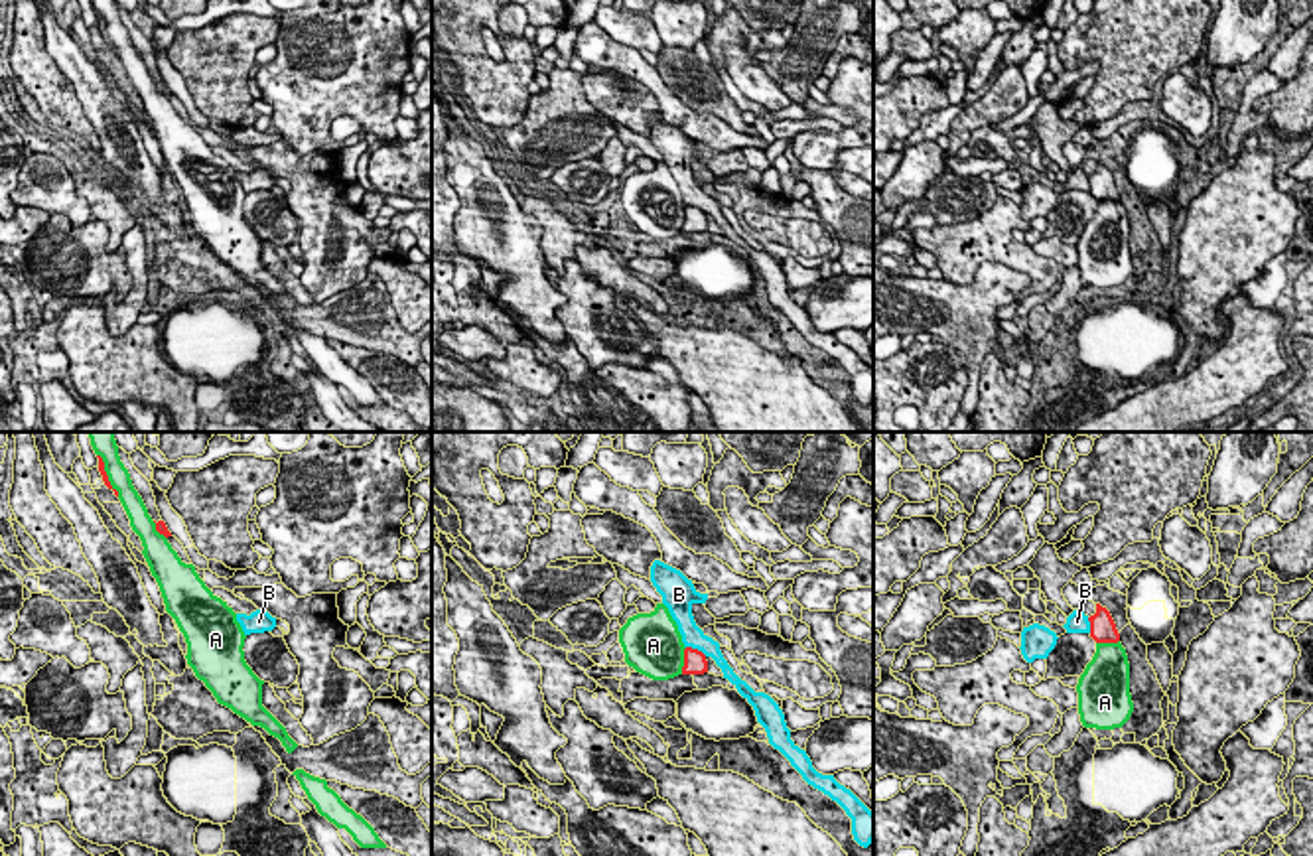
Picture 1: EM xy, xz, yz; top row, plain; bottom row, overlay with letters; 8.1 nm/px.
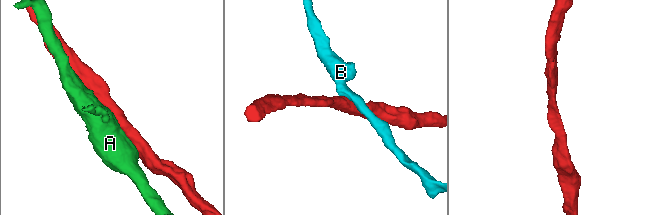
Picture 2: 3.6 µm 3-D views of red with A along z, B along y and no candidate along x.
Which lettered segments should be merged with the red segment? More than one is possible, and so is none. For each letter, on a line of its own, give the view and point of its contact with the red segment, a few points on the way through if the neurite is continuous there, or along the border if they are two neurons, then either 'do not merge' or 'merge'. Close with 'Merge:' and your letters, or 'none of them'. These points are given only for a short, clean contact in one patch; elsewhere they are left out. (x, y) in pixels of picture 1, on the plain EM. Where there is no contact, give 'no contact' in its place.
A: contact xz (685, 219); do not merge
B: contact xz (696, 208); border xz (687, 204), (706, 214); do not merge
Merge: none of them

